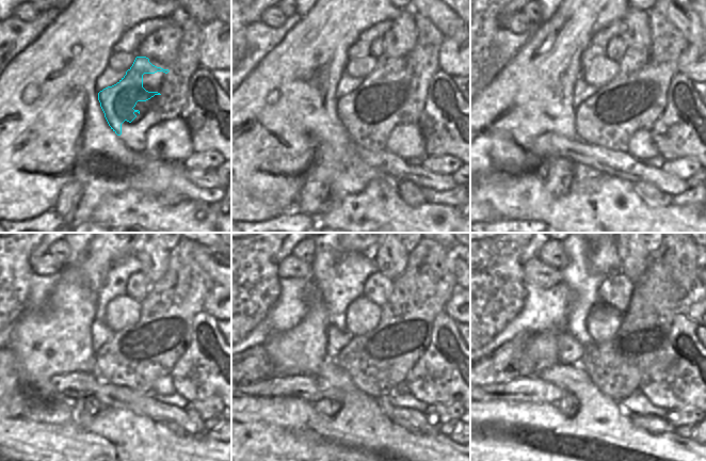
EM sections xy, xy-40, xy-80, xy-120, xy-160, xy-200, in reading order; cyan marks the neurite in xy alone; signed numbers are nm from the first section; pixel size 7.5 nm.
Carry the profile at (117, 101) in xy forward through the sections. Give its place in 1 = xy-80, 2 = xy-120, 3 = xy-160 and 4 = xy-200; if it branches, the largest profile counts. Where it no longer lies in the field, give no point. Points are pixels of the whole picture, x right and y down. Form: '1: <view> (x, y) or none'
1: xy-80 (595, 109)
2: xy-120 (109, 358)
3: xy-160 (350, 358)
4: xy-200 (593, 354)

